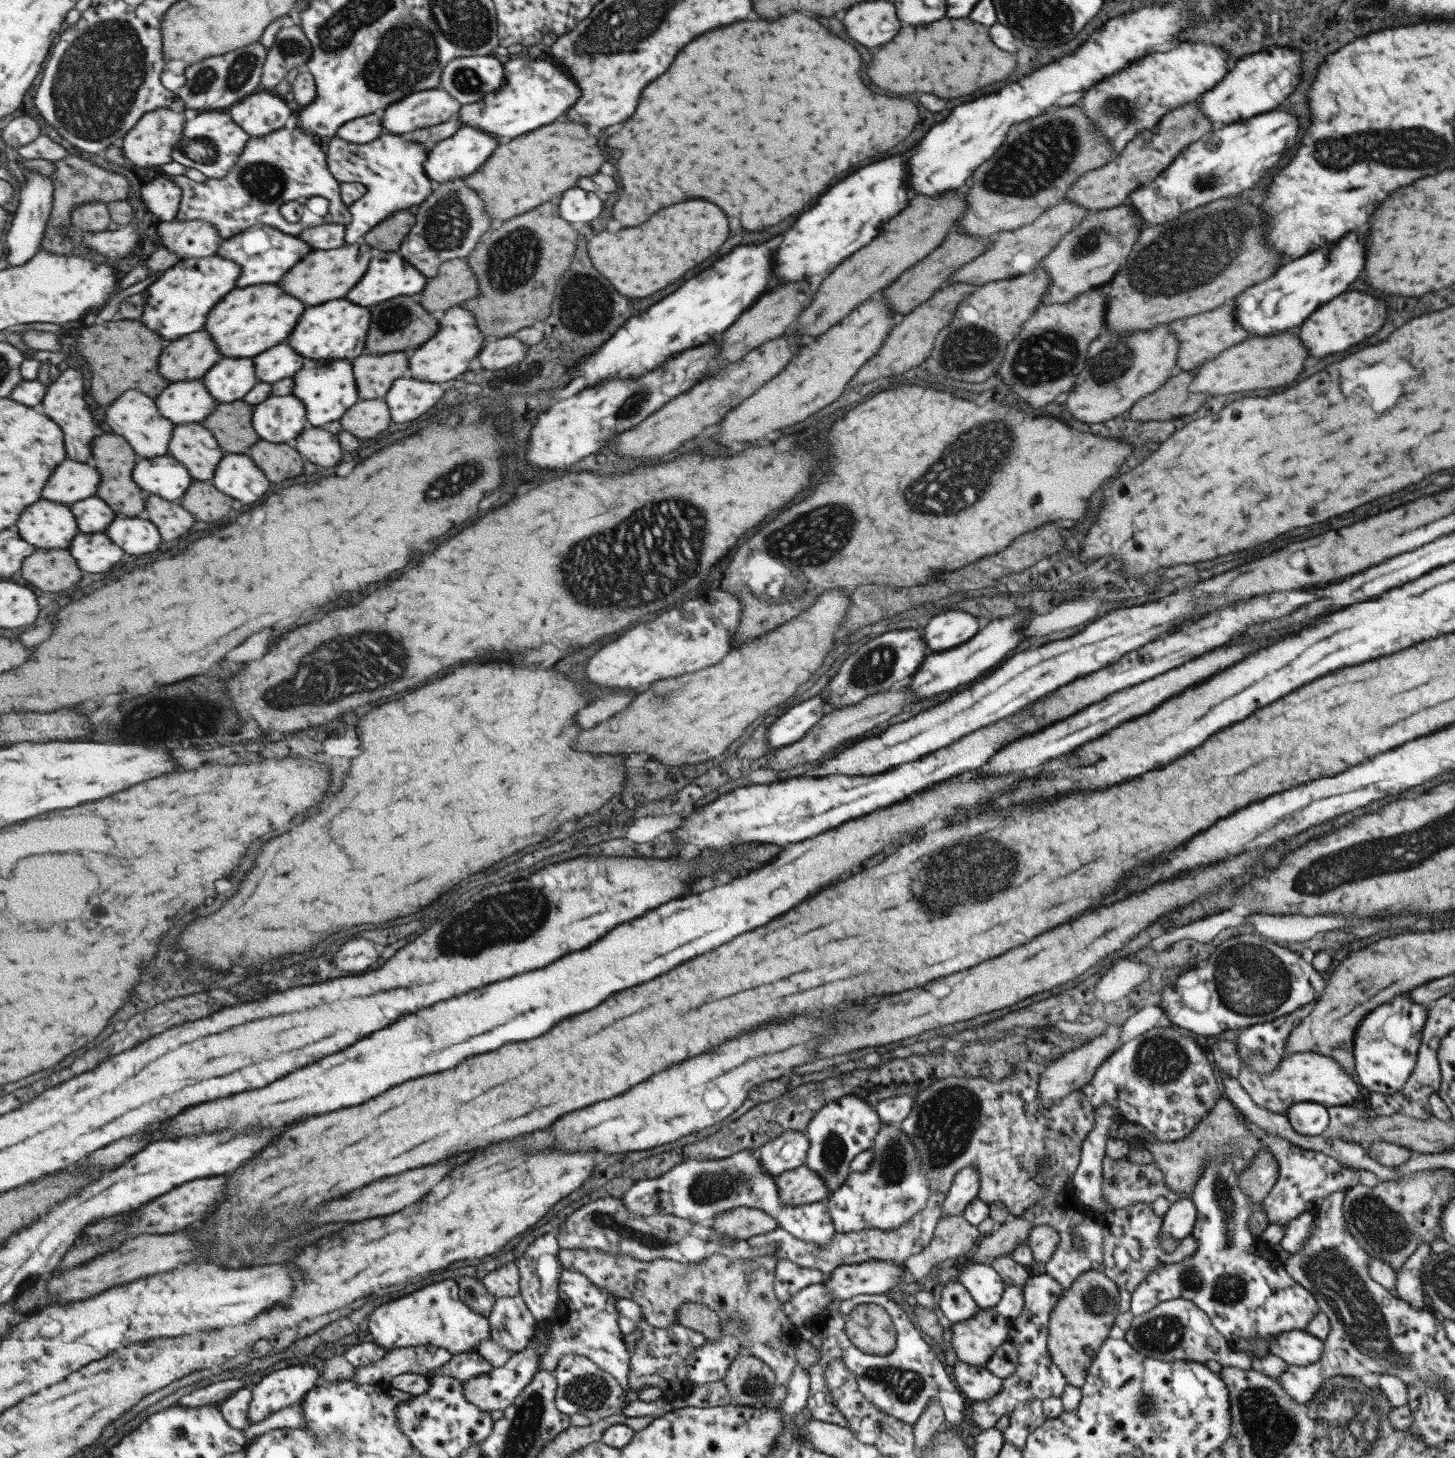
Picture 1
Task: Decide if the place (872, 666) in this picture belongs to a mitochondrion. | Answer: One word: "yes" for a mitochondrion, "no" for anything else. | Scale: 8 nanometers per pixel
yes

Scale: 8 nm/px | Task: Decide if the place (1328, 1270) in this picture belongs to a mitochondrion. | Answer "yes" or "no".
yes

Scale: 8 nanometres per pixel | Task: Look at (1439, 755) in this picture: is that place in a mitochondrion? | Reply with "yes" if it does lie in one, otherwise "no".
no

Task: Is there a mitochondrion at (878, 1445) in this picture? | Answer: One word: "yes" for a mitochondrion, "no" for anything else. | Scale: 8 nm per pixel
no

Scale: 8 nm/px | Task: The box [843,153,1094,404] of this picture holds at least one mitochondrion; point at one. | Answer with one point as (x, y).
(1043, 358)

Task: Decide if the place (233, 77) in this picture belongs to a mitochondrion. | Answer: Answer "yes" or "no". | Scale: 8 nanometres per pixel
yes

